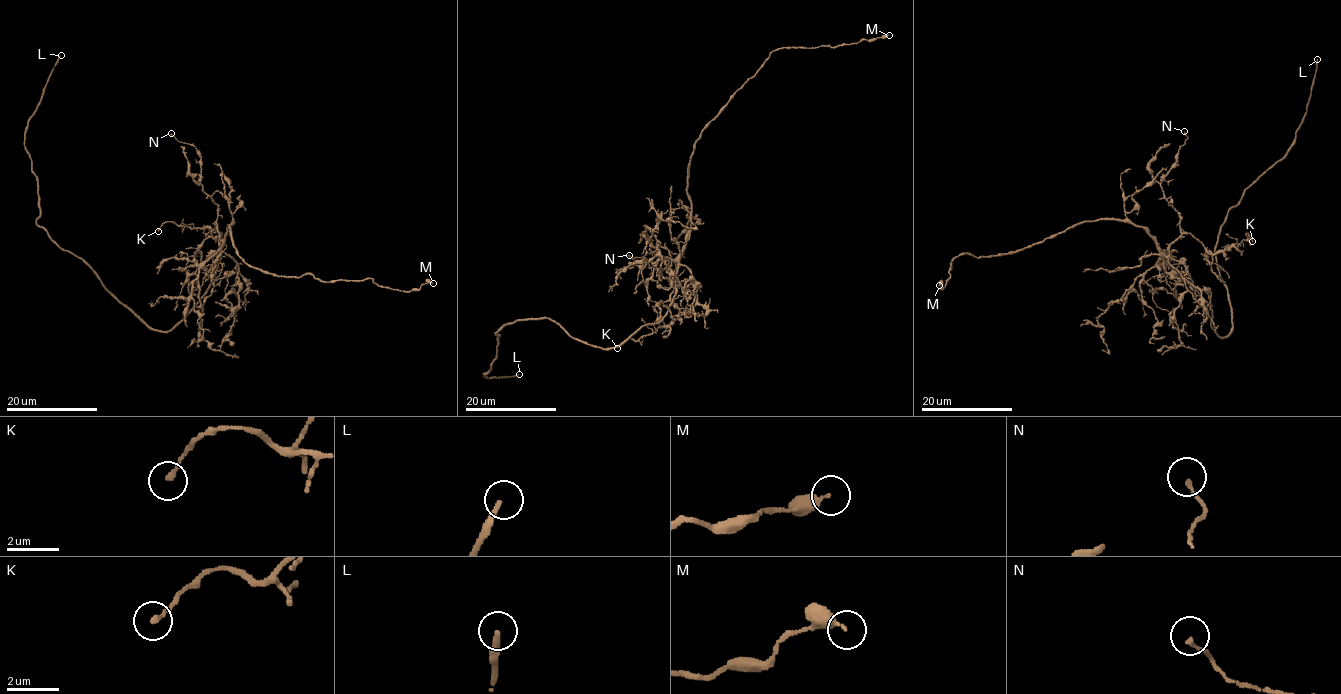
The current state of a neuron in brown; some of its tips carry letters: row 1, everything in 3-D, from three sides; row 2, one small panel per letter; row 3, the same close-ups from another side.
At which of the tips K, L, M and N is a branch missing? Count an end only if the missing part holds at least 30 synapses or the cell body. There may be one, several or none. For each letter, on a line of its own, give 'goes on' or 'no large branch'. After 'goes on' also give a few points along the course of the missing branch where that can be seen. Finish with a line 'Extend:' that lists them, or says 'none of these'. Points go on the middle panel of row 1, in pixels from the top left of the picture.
K: no large branch
L: goes on; missing branch runs (519, 374), (529, 370), (532, 364), (536, 324), (533, 323)
M: no large branch
N: no large branch
Extend: L

